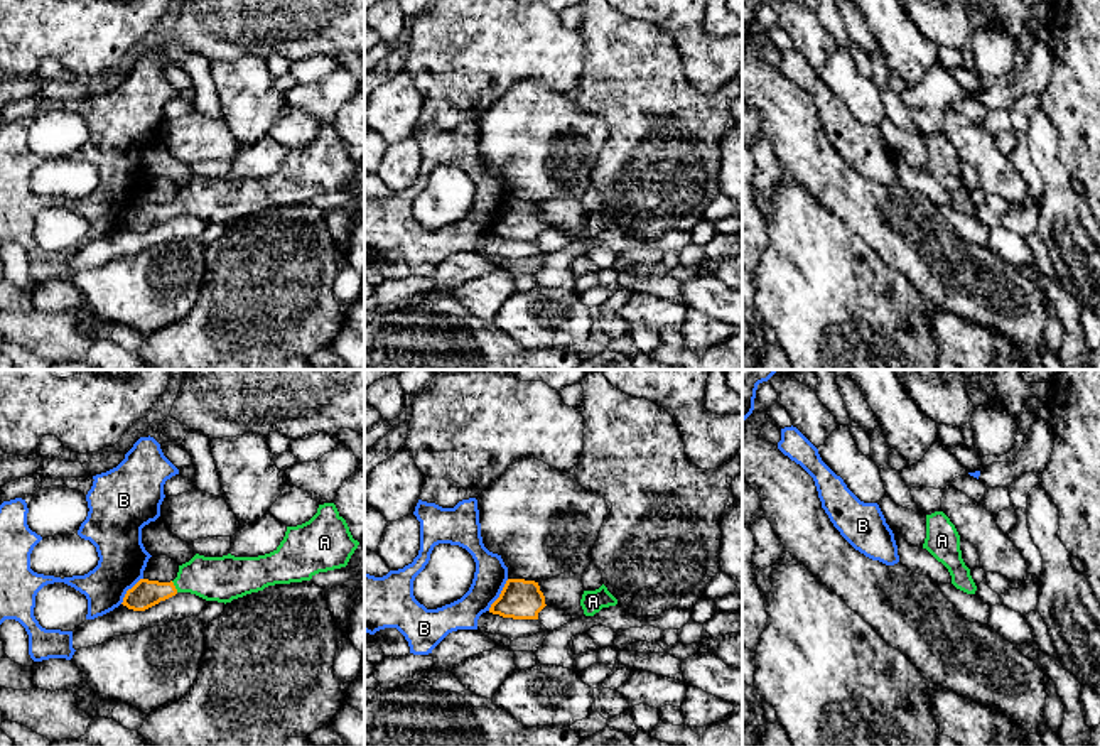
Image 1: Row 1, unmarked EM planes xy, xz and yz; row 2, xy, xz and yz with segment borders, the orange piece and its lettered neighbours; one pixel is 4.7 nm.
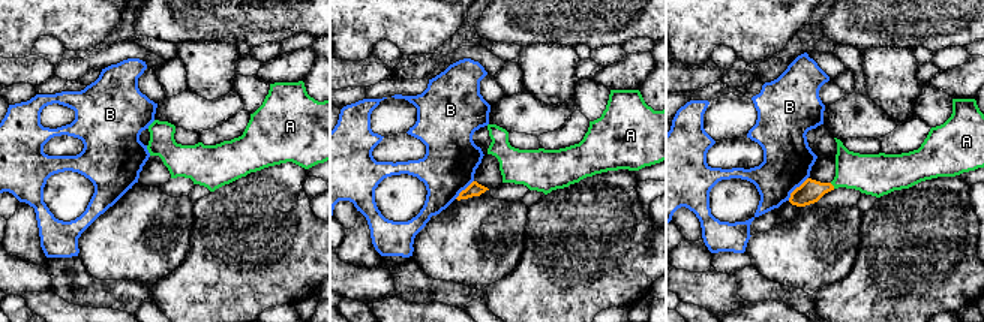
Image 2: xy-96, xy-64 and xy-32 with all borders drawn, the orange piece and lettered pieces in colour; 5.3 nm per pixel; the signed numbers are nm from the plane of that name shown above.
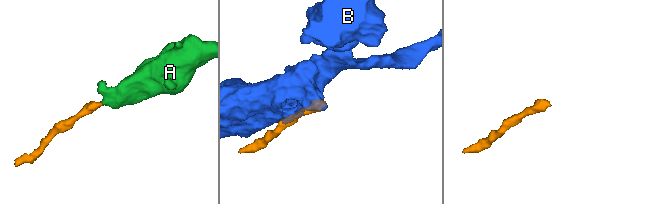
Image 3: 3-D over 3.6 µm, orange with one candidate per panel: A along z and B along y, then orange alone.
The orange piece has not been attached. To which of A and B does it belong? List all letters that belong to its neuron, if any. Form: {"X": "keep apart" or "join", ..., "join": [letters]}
{"A": "join", "B": "keep apart", "join": ["A"]}

